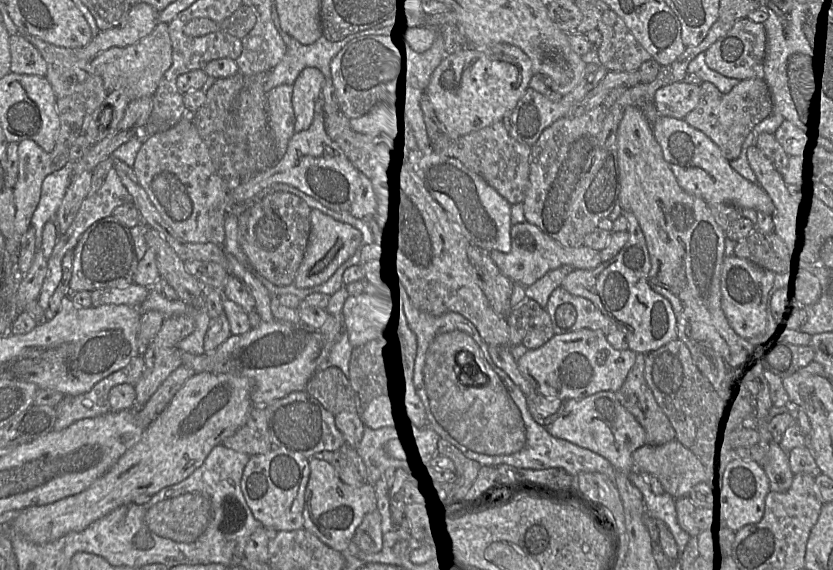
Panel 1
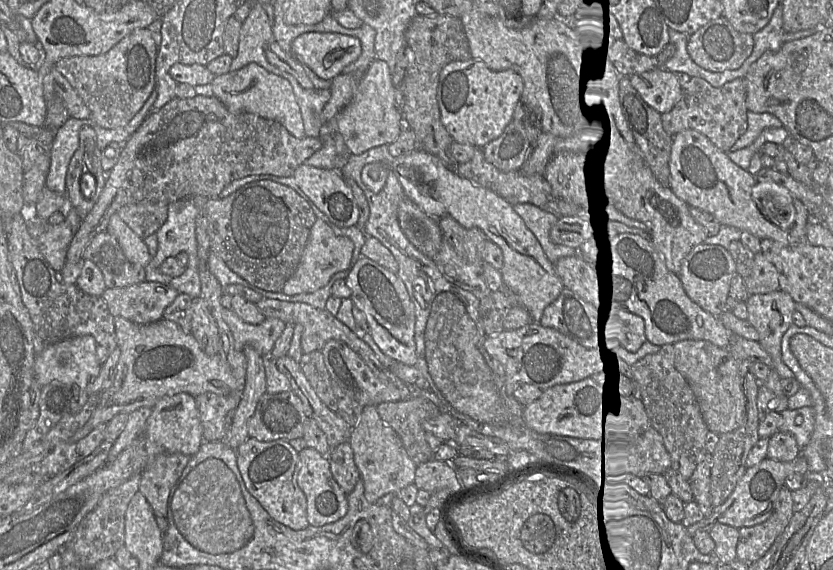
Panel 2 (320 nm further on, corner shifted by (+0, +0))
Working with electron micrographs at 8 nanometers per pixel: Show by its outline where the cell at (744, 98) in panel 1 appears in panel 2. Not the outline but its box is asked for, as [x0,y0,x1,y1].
[661,77,748,153]

